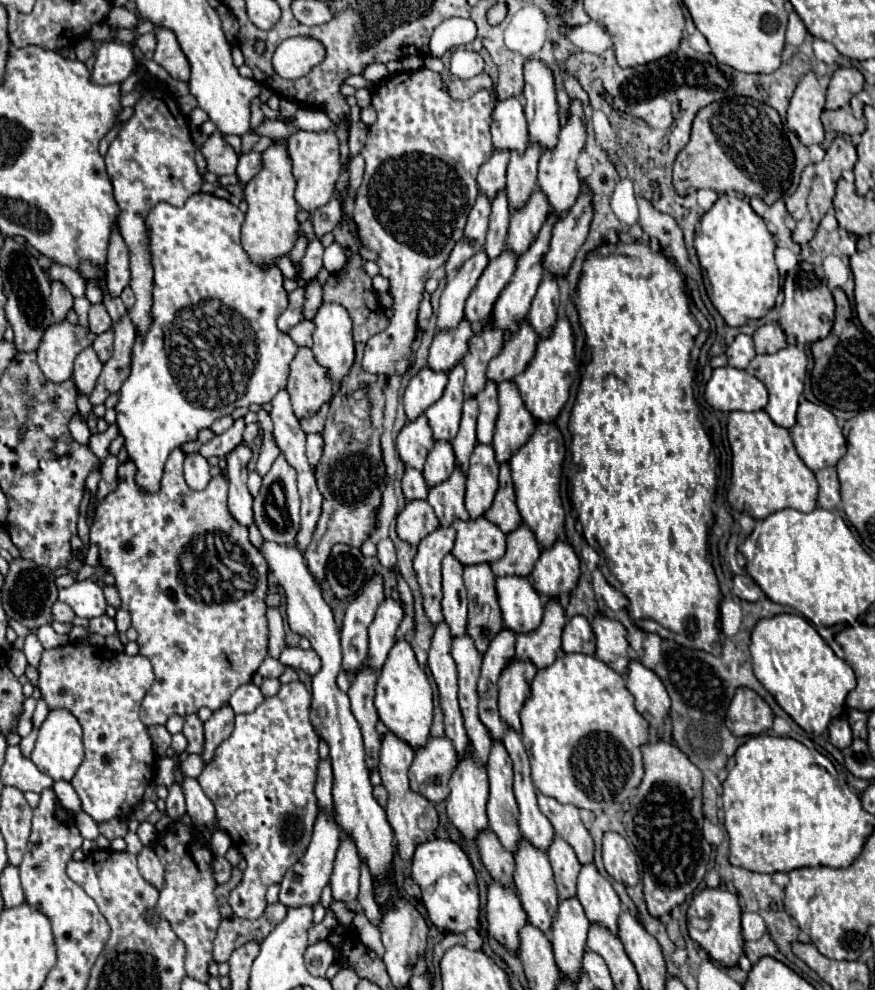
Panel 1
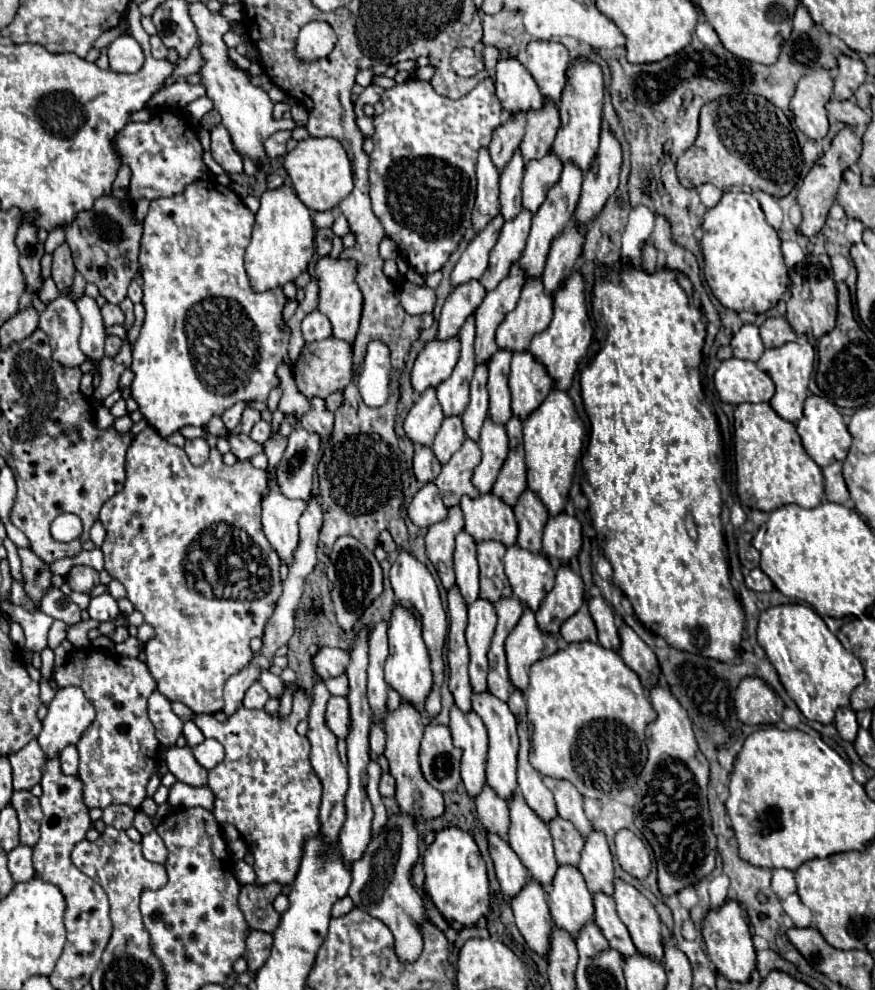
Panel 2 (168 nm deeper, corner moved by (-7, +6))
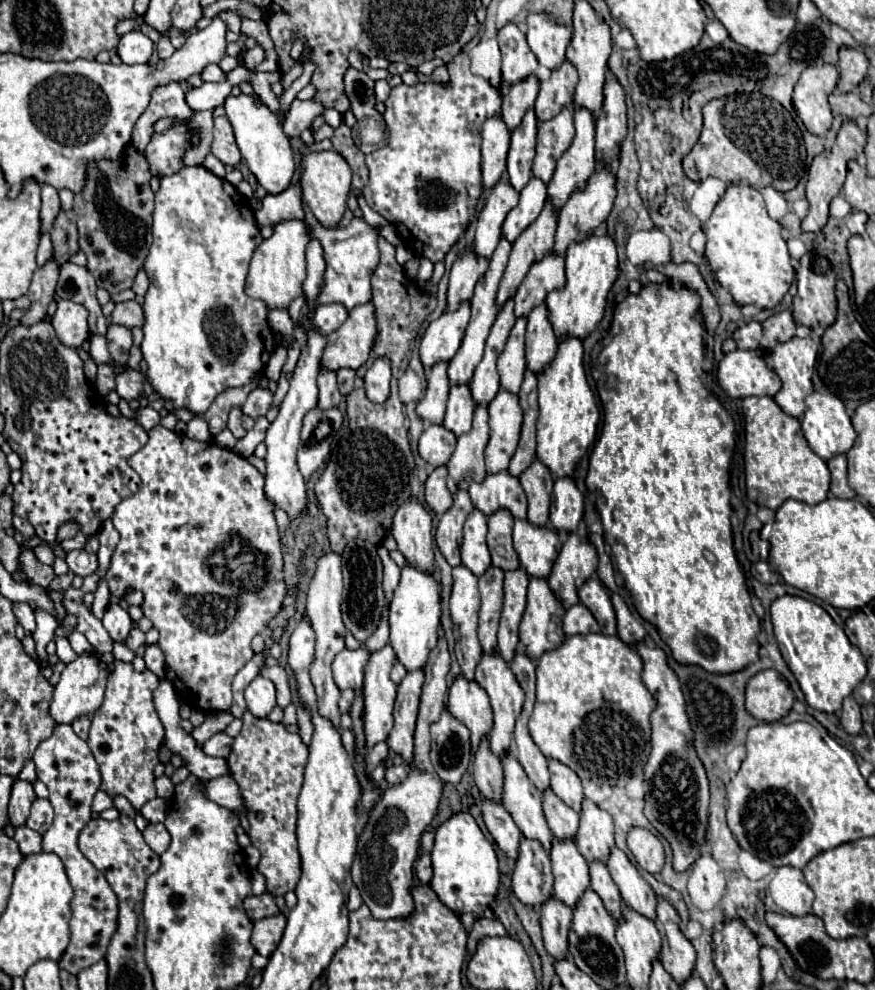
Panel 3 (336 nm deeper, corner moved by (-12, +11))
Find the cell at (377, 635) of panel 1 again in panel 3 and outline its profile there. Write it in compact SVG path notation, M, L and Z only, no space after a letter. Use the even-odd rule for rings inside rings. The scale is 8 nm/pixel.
M385 645L381 651L371 653L369 669L365 671L363 685L363 735L365 745L373 747L375 743L387 741L393 727L393 703L397 685L389 679L395 653L391 645Z

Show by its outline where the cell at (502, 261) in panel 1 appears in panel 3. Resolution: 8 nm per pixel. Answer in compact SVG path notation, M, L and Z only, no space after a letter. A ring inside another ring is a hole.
M531 177L529 183L521 189L517 207L509 211L503 223L503 237L507 241L515 241L539 217L545 199L547 199L547 185L541 179Z

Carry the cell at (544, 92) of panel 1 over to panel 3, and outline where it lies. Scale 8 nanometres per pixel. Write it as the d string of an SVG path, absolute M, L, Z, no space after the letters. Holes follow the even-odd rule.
M529 13L525 25L527 25L527 43L535 53L539 65L557 69L571 41L573 35L571 27L555 23L549 13Z

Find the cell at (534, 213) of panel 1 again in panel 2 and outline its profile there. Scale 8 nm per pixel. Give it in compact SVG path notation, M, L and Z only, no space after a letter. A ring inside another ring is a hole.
M548 152L542 160L528 162L522 180L522 208L532 214L538 212L548 190L560 180L560 172L562 164L552 152Z

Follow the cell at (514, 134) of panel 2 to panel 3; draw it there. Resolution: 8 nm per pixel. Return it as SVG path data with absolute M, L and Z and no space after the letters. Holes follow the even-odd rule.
M529 75L523 81L507 87L507 91L503 95L503 113L501 115L505 117L505 123L509 125L509 129L515 129L521 123L525 111L535 105L537 91L539 91L537 75Z

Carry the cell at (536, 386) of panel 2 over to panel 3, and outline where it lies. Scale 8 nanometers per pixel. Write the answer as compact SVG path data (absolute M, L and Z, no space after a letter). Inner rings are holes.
M537 305L529 313L527 323L527 335L525 335L525 353L527 353L527 369L533 373L541 373L549 361L553 361L557 353L557 337L553 331L553 325L549 321L547 305Z

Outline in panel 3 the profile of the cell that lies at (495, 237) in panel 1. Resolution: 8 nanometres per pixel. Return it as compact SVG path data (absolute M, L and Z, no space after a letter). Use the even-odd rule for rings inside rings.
M533 107L525 113L523 121L511 131L511 147L507 155L507 175L511 185L519 191L533 177L531 165L535 157L535 135L537 135L537 117Z

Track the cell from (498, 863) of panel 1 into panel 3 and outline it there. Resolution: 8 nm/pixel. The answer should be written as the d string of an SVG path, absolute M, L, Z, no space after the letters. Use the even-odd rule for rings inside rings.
M487 737L481 739L475 753L473 775L483 797L497 797L497 801L501 801L501 759L491 753Z

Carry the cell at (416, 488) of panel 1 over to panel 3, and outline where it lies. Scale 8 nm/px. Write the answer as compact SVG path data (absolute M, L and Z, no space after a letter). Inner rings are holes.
M429 423L419 437L419 455L433 467L445 465L455 449L457 437L443 425Z

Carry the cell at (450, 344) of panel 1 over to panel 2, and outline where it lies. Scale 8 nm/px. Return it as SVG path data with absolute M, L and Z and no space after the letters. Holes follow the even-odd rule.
M466 282L464 286L458 286L448 296L442 316L438 320L438 338L450 340L456 338L464 326L464 322L476 312L476 308L482 304L486 296L486 290L480 286L480 282Z

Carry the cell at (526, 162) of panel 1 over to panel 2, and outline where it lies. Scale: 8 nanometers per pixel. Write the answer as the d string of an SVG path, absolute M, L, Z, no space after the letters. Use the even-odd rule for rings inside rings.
M552 102L544 104L542 110L536 112L532 110L532 114L528 114L526 136L520 144L524 162L540 160L550 152L558 126L560 126L560 116L558 116L558 108Z

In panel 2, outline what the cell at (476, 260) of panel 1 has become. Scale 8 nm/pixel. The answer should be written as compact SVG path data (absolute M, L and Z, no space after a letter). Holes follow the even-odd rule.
M496 216L480 234L474 236L474 240L468 244L468 248L464 250L464 254L460 256L458 264L454 266L454 270L450 274L454 288L460 284L466 284L470 280L482 278L482 274L488 268L488 256L500 236L502 224L504 224L504 220L500 216Z

